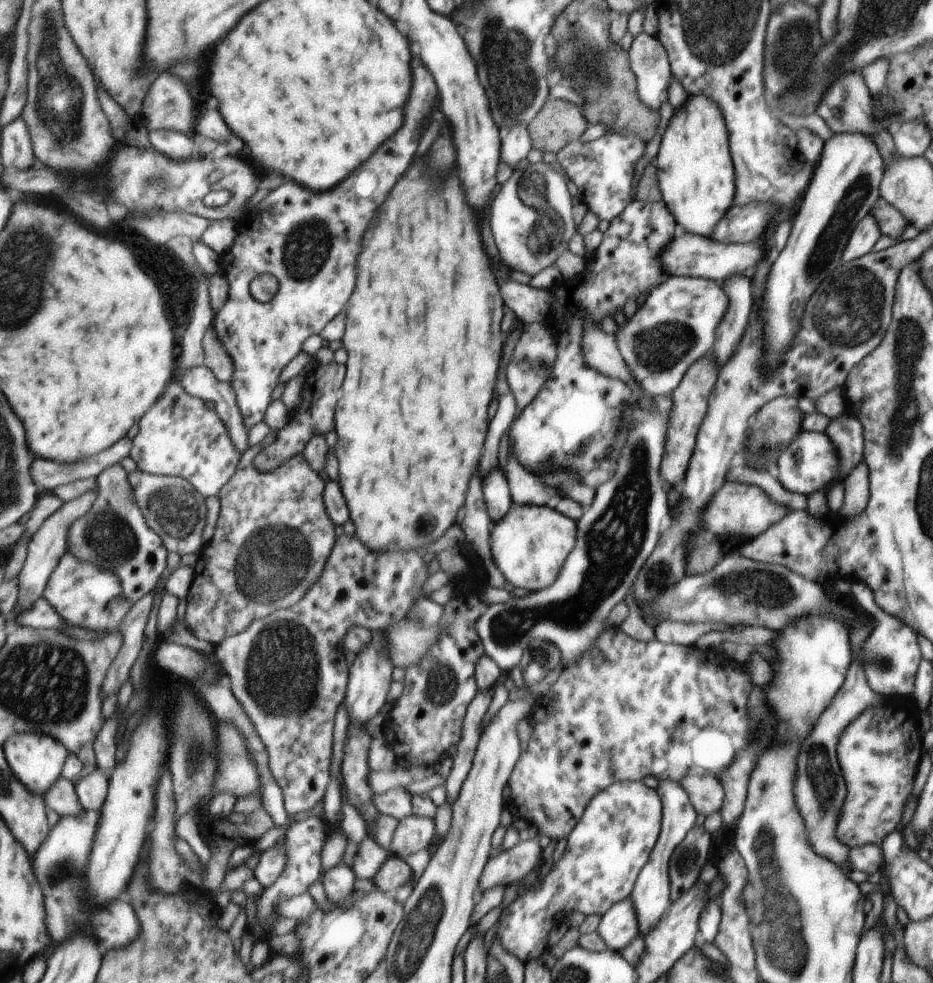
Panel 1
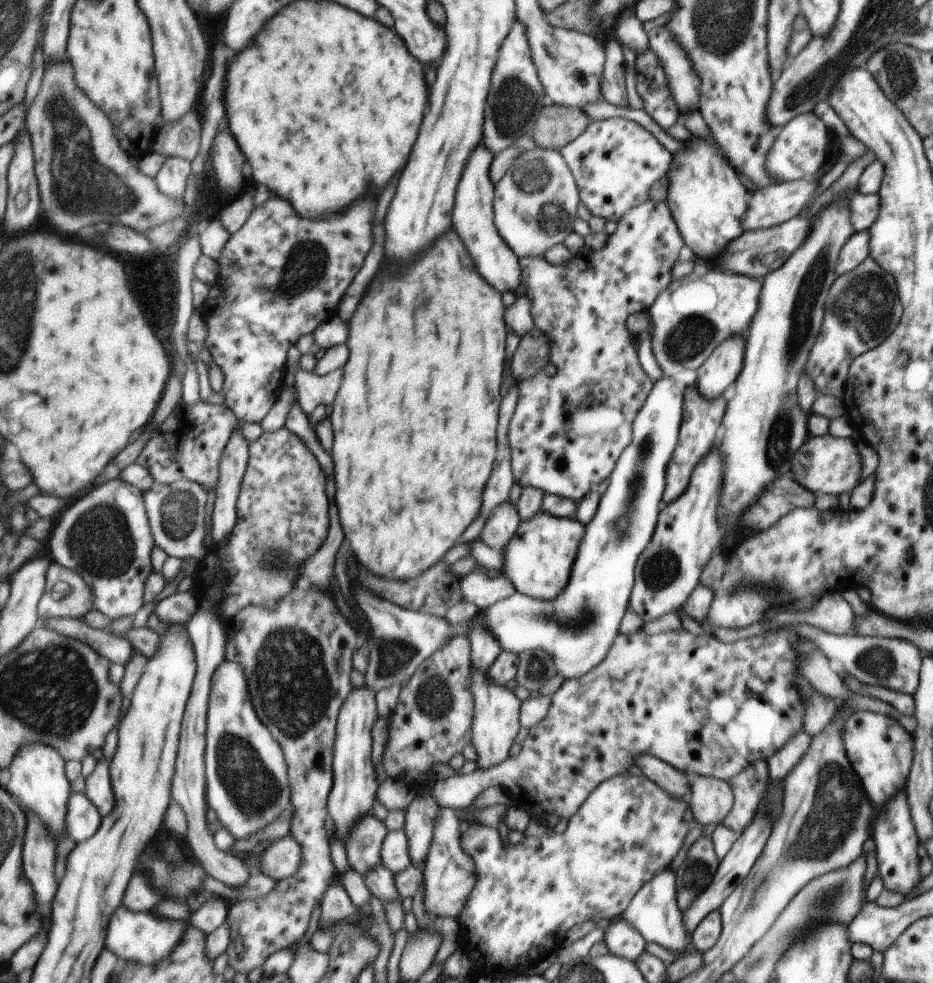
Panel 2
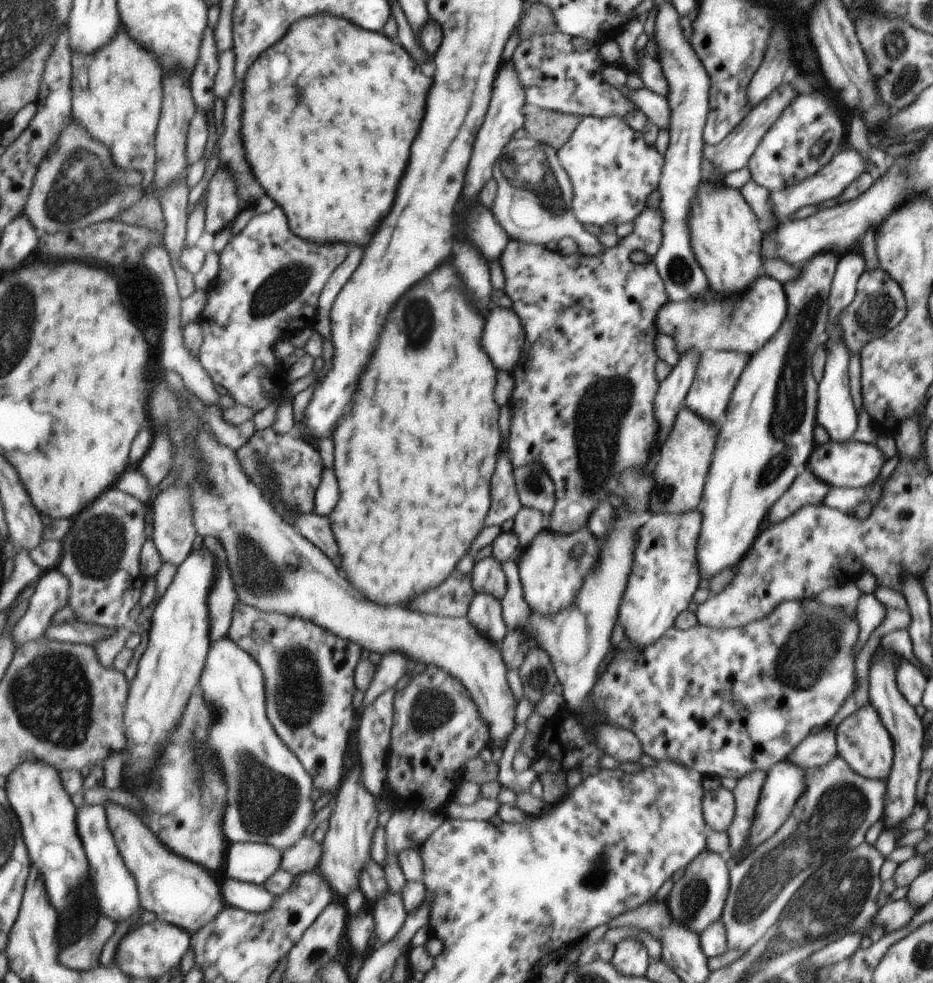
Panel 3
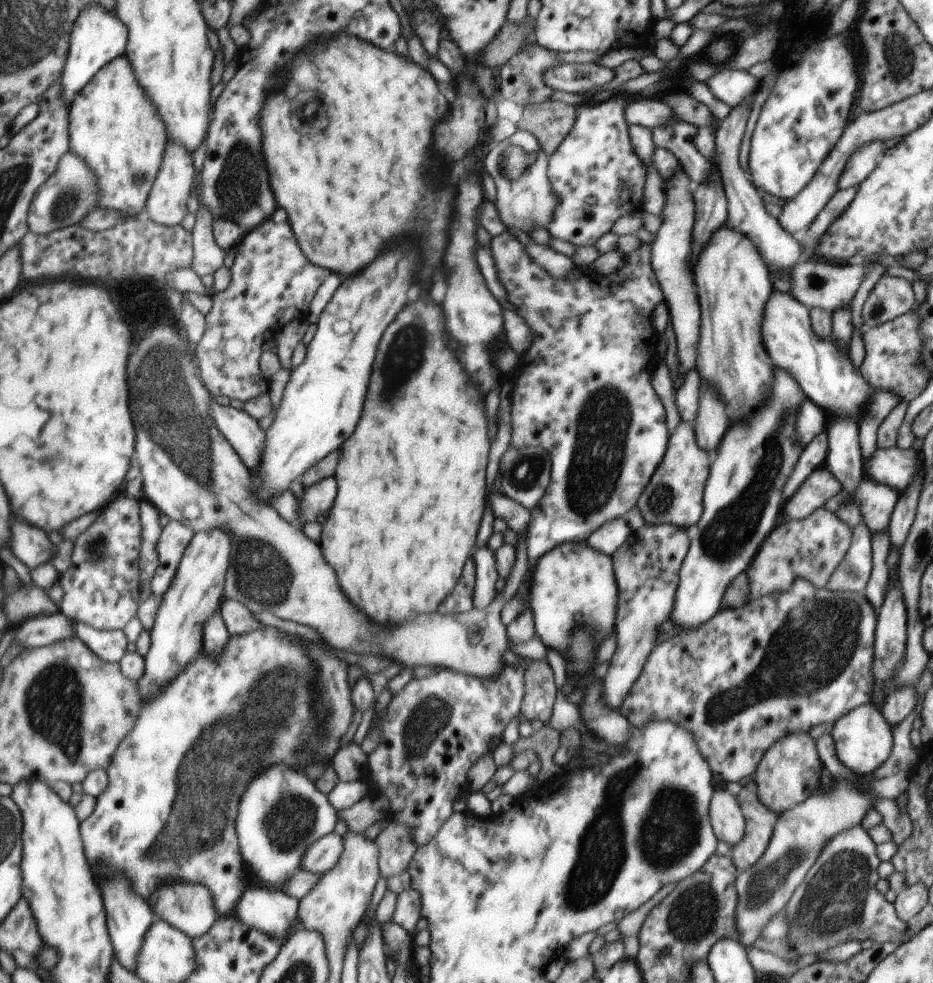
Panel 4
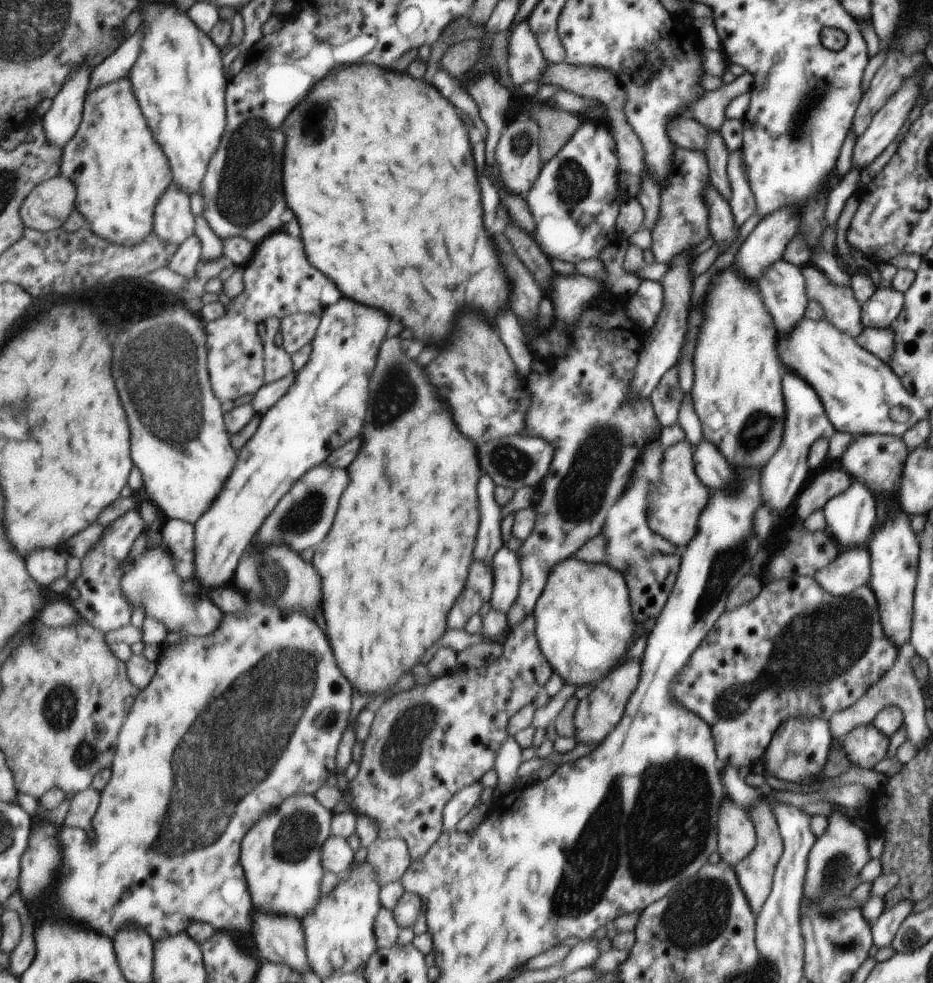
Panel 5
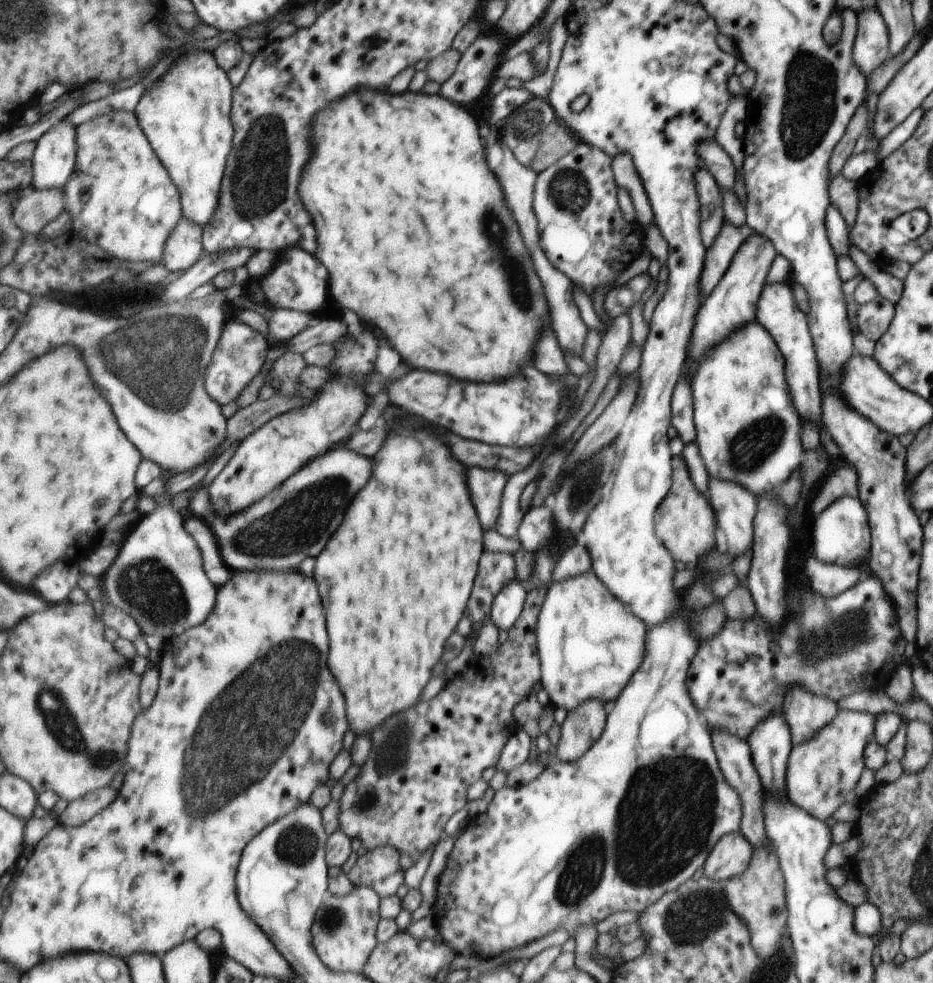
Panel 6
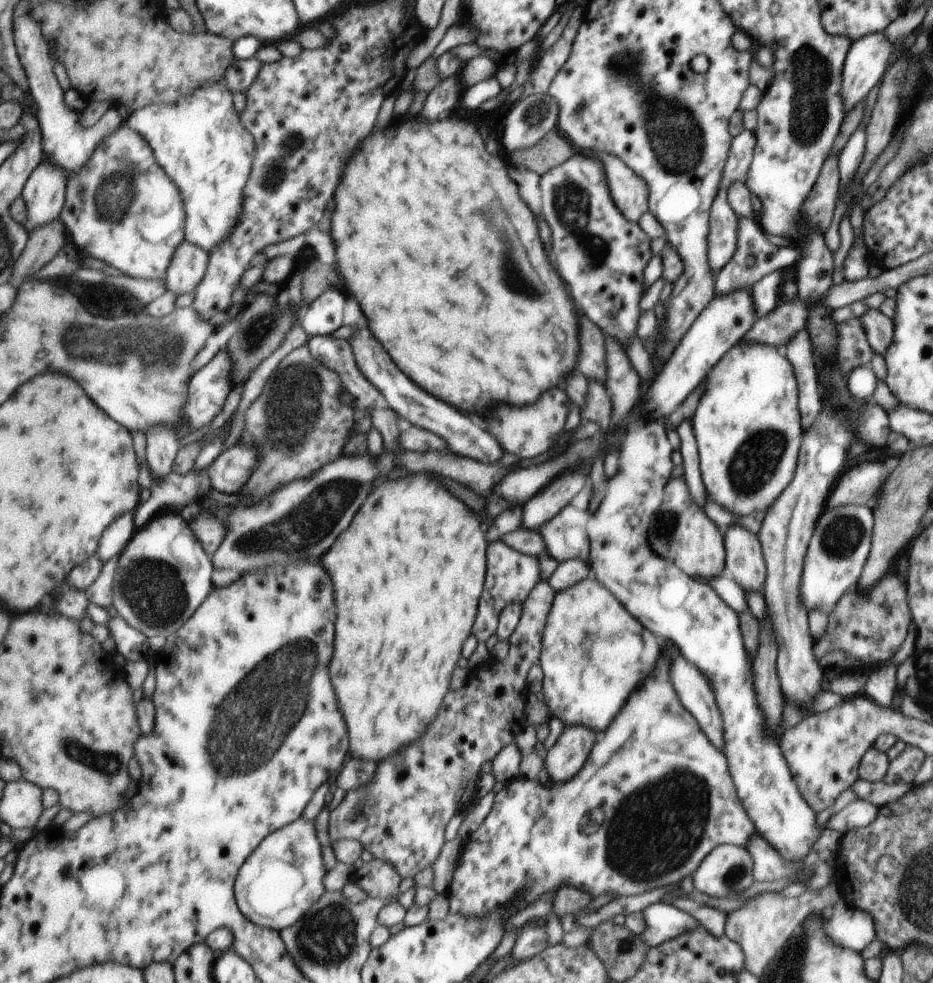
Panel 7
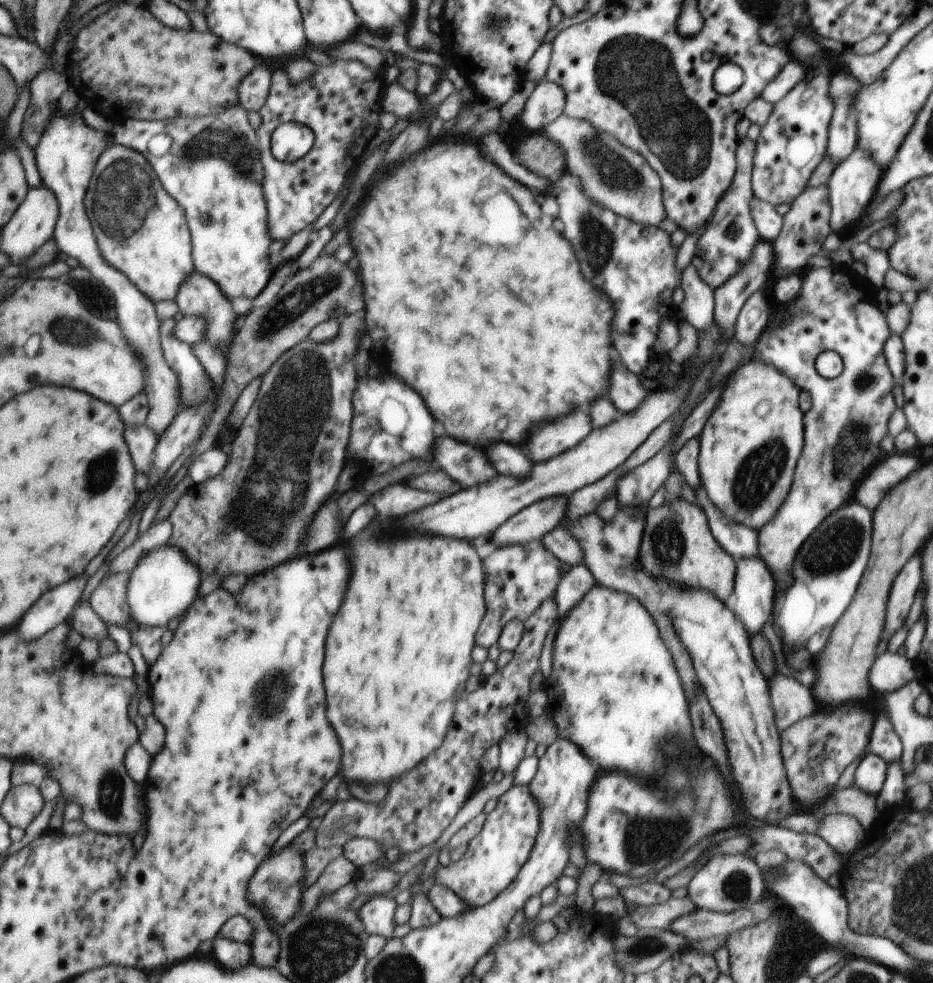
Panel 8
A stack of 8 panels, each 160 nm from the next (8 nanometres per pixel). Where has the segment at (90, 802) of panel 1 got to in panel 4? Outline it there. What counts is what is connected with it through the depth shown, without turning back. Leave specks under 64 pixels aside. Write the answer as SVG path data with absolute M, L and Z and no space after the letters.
M169 882L169 884L161 886L159 890L155 890L155 894L151 896L151 906L153 906L155 917L169 922L174 928L187 933L193 940L207 934L218 920L213 894L203 884L191 884L191 882L173 882L171 884Z

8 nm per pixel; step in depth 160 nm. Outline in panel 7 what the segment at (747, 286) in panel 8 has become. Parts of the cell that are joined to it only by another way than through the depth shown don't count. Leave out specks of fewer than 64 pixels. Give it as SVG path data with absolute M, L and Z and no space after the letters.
M737 215L737 248L733 252L733 258L717 272L717 294L725 294L727 290L733 290L735 286L751 286L765 274L781 272L785 268L791 268L795 262L795 250L791 248L790 243L777 246L769 244L769 236L762 232L756 220L741 218Z

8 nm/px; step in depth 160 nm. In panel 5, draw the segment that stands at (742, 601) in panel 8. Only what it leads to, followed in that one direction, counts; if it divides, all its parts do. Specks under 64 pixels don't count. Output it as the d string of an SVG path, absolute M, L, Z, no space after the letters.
M699 439L692 449L695 459L695 471L703 484L709 485L713 490L726 489L736 483L731 467L717 447L707 439Z

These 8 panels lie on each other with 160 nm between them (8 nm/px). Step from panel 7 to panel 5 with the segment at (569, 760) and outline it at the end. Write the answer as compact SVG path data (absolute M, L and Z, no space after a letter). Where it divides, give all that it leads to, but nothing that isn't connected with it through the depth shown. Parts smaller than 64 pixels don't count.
M623 660L621 666L615 670L610 670L601 682L596 682L595 687L581 700L578 700L574 710L573 722L576 728L576 736L573 738L578 743L599 742L599 738L607 736L607 732L613 730L613 726L619 722L623 706L631 692L638 686L637 680L640 678L641 664L635 660Z

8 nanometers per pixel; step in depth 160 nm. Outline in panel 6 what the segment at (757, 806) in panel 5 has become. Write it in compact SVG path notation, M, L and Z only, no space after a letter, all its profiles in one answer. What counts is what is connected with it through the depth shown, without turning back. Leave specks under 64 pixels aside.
M765 839L765 846L752 852L751 862L747 870L741 872L741 876L733 876L731 880L723 882L722 885L725 904L745 924L753 952L756 952L761 958L773 954L777 950L777 944L783 944L785 916L788 916L788 912L785 912L787 889L784 884L784 876L777 862L771 840Z

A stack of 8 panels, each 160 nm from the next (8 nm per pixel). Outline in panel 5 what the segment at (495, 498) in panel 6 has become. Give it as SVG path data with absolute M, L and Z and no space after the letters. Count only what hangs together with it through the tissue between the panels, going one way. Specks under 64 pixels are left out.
M485 474L481 476L481 536L477 536L477 552L473 560L489 565L493 555L502 547L500 537L500 505L493 500L493 482Z

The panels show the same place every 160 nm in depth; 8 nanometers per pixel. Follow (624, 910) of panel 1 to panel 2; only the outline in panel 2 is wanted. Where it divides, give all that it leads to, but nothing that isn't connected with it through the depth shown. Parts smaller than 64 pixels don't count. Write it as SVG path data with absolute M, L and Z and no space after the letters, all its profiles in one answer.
M613 917L603 931L602 941L612 955L633 961L643 951L645 939L621 917Z

